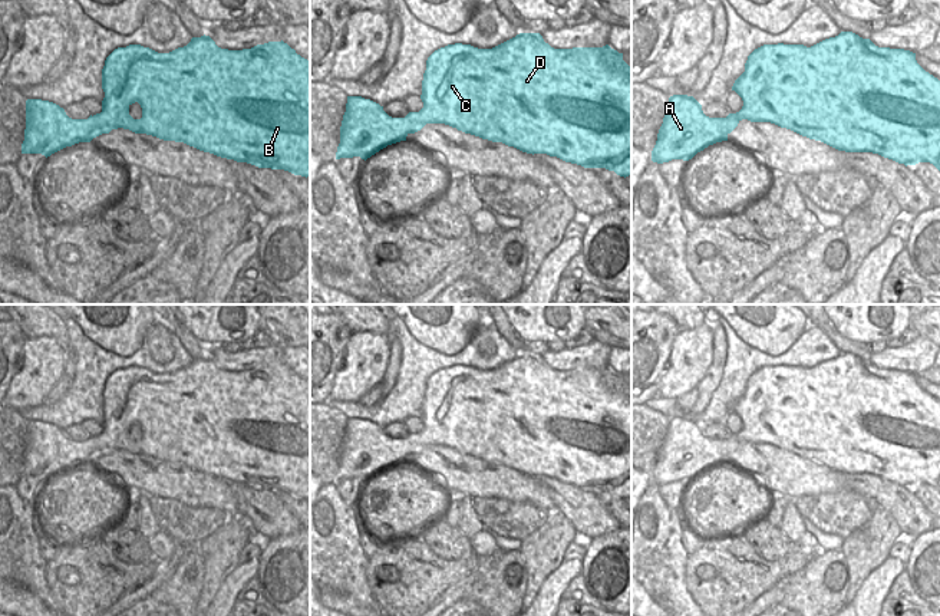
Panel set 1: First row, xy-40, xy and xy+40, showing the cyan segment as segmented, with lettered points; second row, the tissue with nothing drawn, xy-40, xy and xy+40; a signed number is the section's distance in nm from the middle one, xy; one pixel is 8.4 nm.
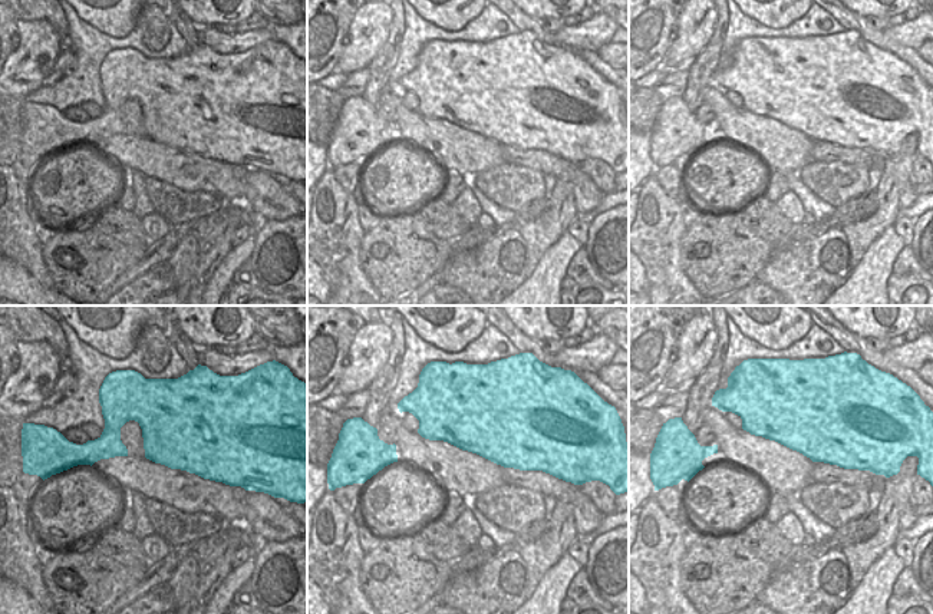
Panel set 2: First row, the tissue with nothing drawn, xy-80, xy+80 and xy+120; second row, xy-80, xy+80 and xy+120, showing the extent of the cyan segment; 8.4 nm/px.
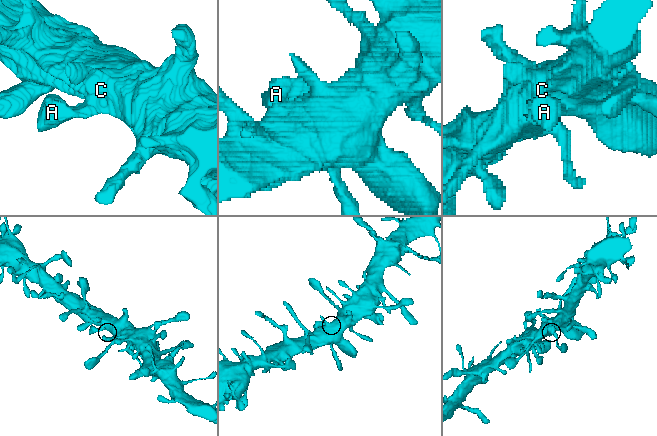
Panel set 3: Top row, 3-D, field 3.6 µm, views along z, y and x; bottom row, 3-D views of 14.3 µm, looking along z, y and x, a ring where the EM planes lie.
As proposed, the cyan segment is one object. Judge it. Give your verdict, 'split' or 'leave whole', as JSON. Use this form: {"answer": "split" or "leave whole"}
{"answer": "leave whole"}

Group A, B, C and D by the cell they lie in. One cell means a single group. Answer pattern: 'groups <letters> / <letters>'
groups A B C D

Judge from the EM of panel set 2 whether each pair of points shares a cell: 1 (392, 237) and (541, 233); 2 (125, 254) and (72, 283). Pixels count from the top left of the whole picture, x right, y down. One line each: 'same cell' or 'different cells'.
1: different cells
2: same cell

